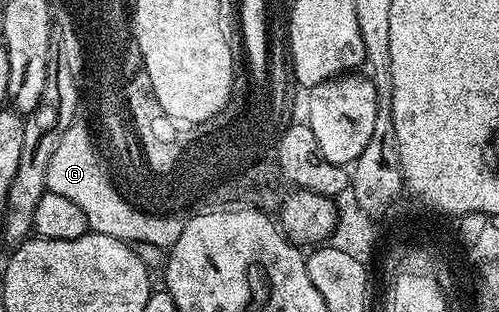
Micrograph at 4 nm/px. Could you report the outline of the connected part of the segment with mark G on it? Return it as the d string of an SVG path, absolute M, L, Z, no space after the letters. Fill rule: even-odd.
M64 130L64 138L60 140L55 152L52 153L52 162L48 162L46 191L60 194L62 197L70 199L75 206L80 206L80 210L84 210L84 218L88 218L90 231L108 234L108 238L122 240L128 245L136 242L155 243L156 246L165 250L169 250L176 242L176 238L180 238L183 221L174 214L158 215L155 220L120 220L120 206L126 200L118 193L118 185L114 183L113 179L105 178L99 172L98 164L95 163L94 155L90 150L89 140L80 134L80 130Z

